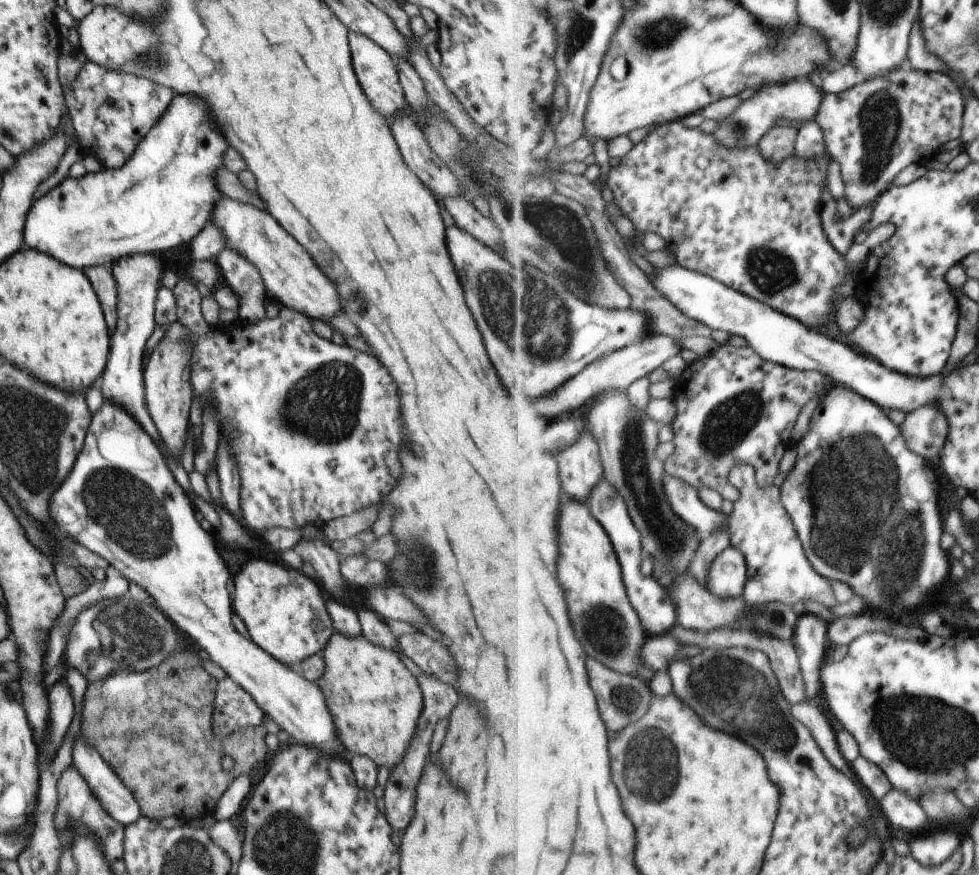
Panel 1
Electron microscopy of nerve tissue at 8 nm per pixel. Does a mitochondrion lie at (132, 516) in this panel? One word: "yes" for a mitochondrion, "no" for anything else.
yes

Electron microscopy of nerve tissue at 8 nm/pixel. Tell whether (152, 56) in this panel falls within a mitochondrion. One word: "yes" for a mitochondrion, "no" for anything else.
yes

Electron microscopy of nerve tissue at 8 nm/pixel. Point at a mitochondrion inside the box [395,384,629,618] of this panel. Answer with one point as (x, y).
(424, 575)

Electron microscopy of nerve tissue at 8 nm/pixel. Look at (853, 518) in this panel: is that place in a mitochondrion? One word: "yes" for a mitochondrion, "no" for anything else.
yes

